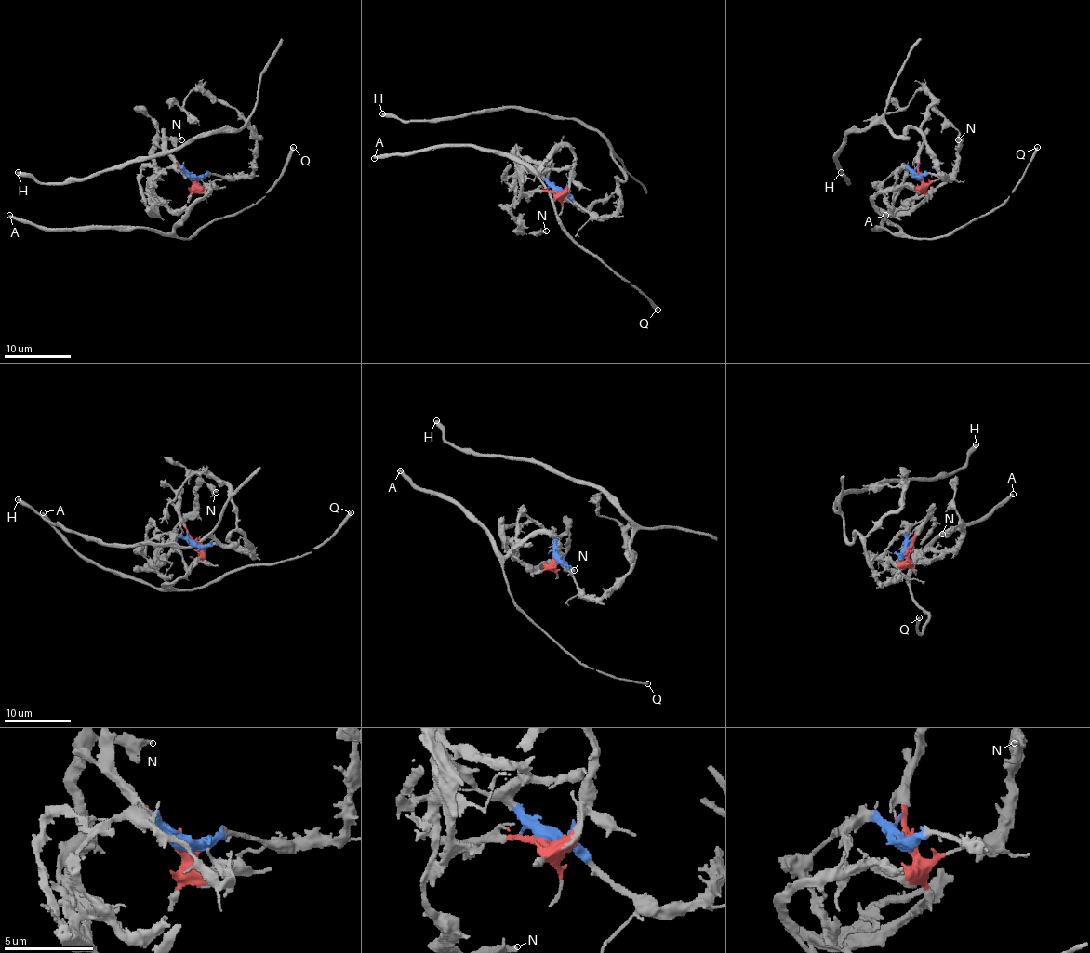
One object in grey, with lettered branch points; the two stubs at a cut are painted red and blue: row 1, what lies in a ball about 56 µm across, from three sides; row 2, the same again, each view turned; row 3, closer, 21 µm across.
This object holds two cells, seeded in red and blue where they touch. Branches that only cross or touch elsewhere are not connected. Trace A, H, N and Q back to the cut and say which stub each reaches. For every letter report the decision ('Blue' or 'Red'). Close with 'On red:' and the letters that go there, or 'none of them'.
A: Red
H: Blue
N: Blue
Q: Red
On red: A, Q

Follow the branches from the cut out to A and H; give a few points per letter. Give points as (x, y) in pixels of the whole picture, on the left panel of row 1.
A: (192, 177), (195, 183), (210, 190), (166, 233), (148, 229), (48, 229), (19, 221), (8, 215)
H: (192, 177), (248, 175), (255, 157), (251, 128), (259, 137), (246, 124), (63, 182), (37, 183), (17, 172)

